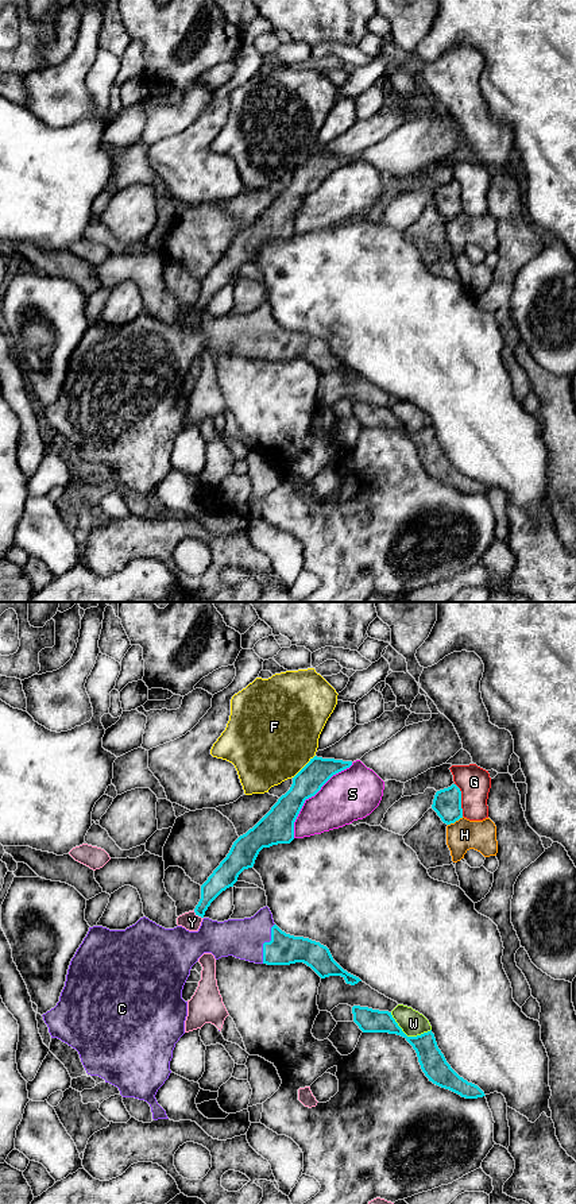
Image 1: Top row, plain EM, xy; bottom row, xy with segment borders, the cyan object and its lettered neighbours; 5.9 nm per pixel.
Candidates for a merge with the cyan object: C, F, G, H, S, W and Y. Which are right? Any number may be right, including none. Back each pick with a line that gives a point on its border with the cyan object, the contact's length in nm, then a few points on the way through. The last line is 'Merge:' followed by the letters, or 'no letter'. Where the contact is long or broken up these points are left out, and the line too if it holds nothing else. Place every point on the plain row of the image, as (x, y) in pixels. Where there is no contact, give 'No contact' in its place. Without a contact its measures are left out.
C: Touches cyan at xy (265, 338). Shared border 260 nm
Merge: C

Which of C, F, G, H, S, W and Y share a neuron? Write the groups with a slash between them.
C / F / G / H / S / W / Y

